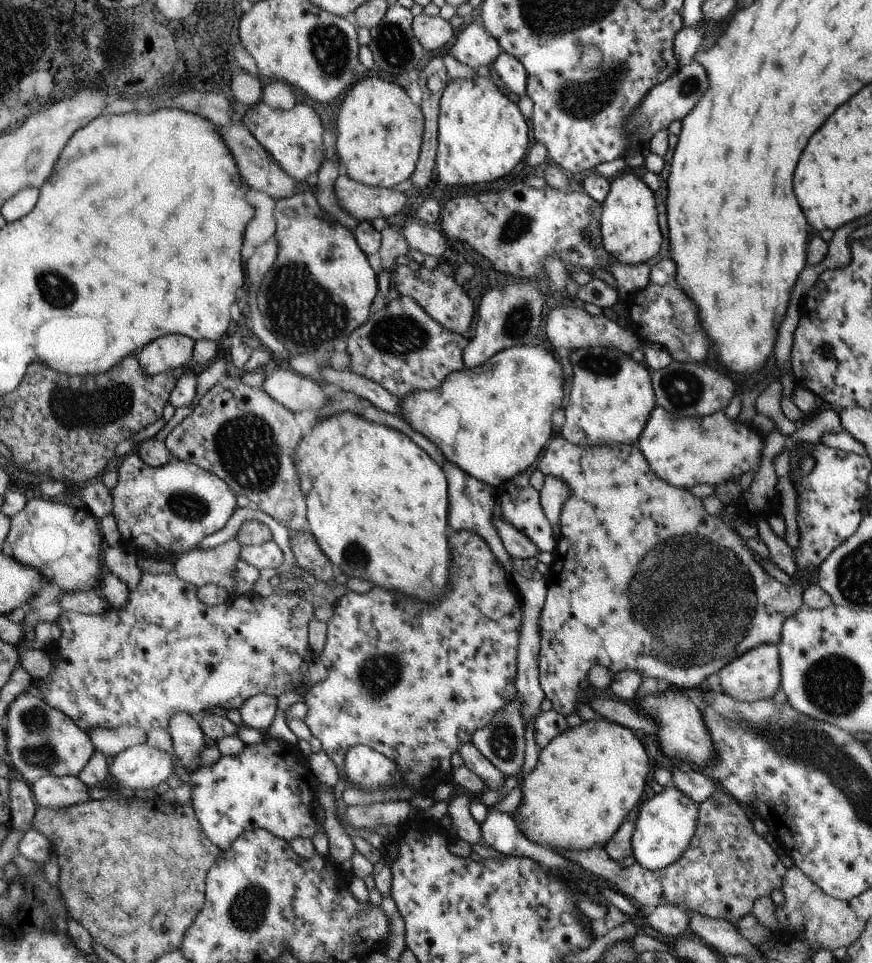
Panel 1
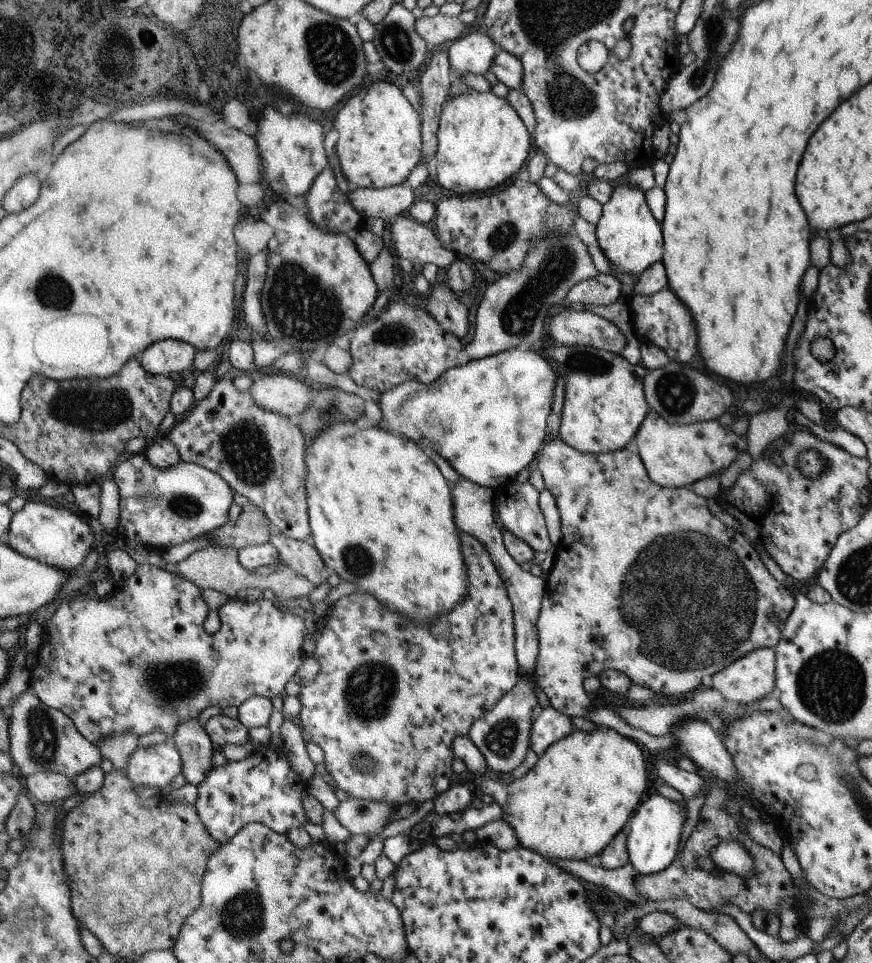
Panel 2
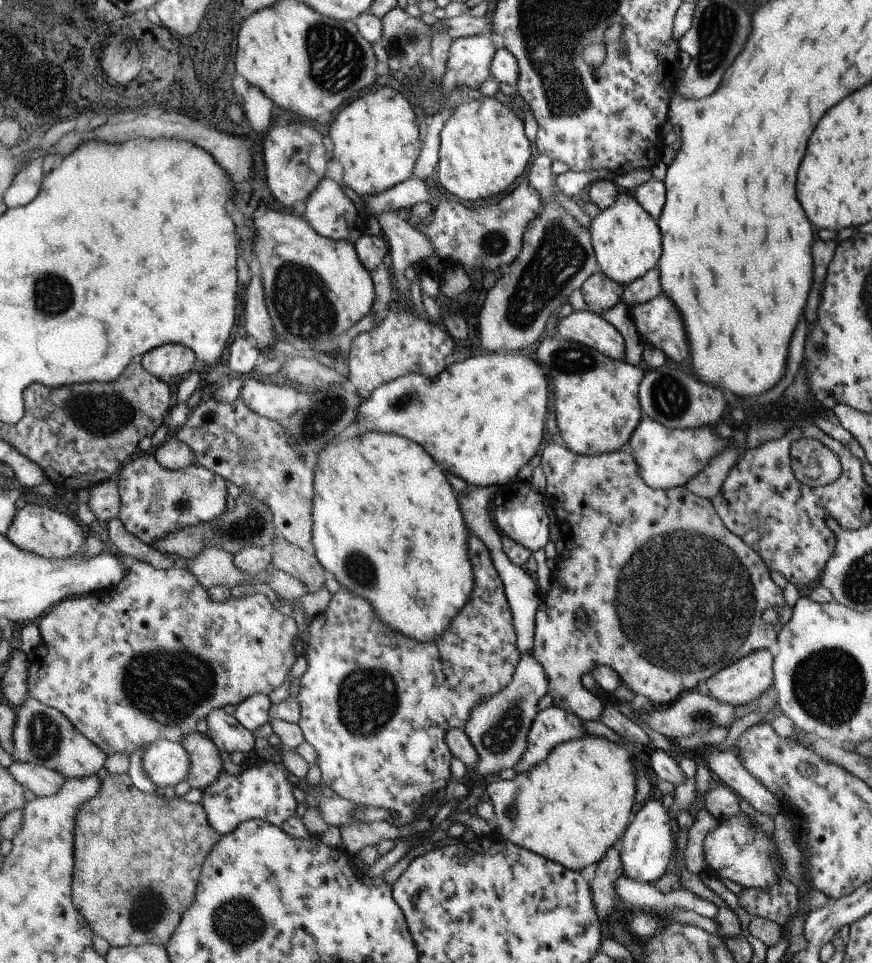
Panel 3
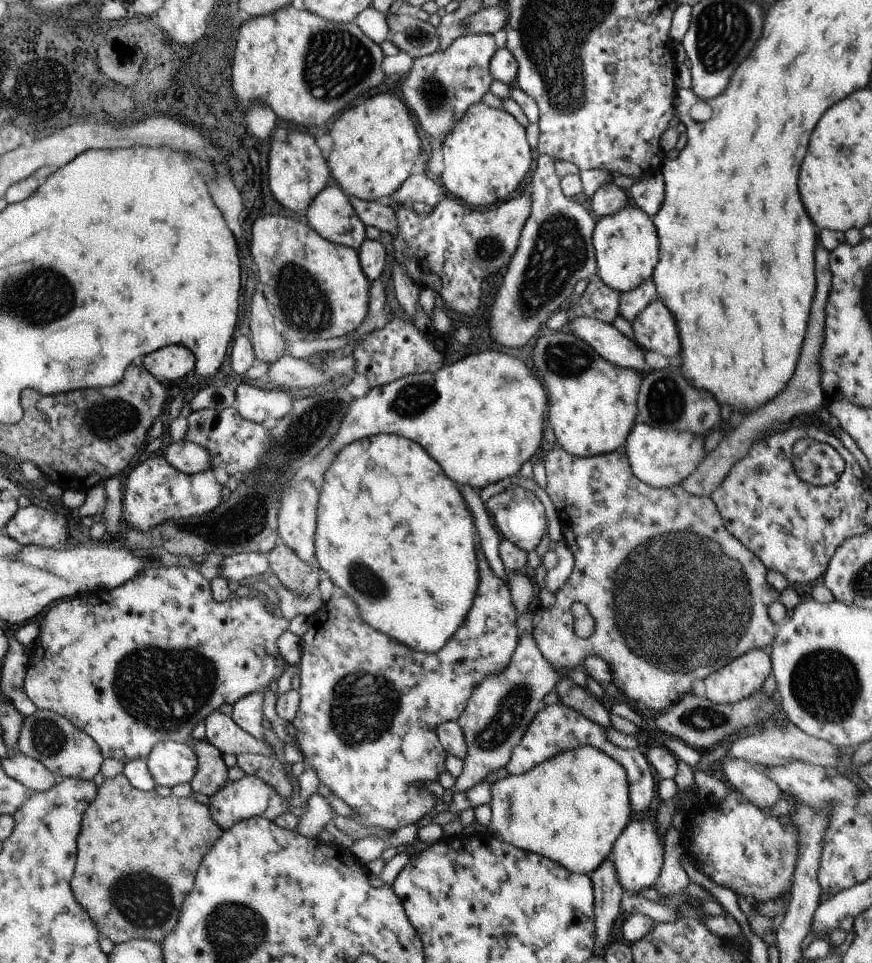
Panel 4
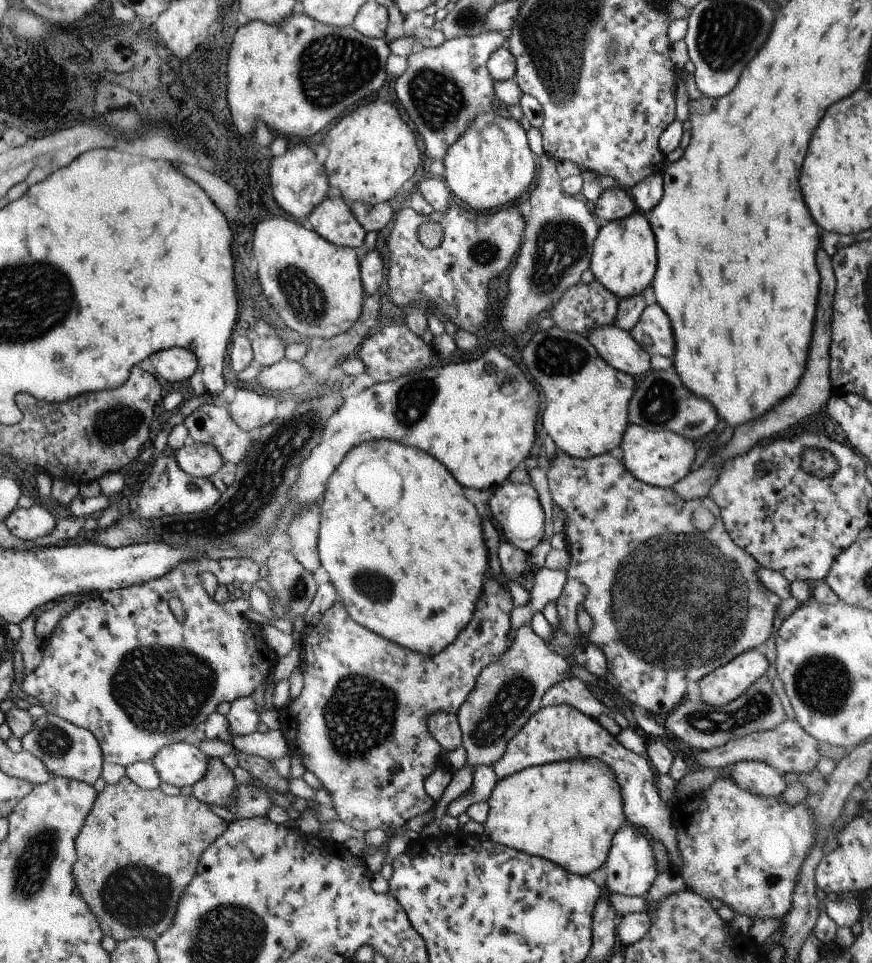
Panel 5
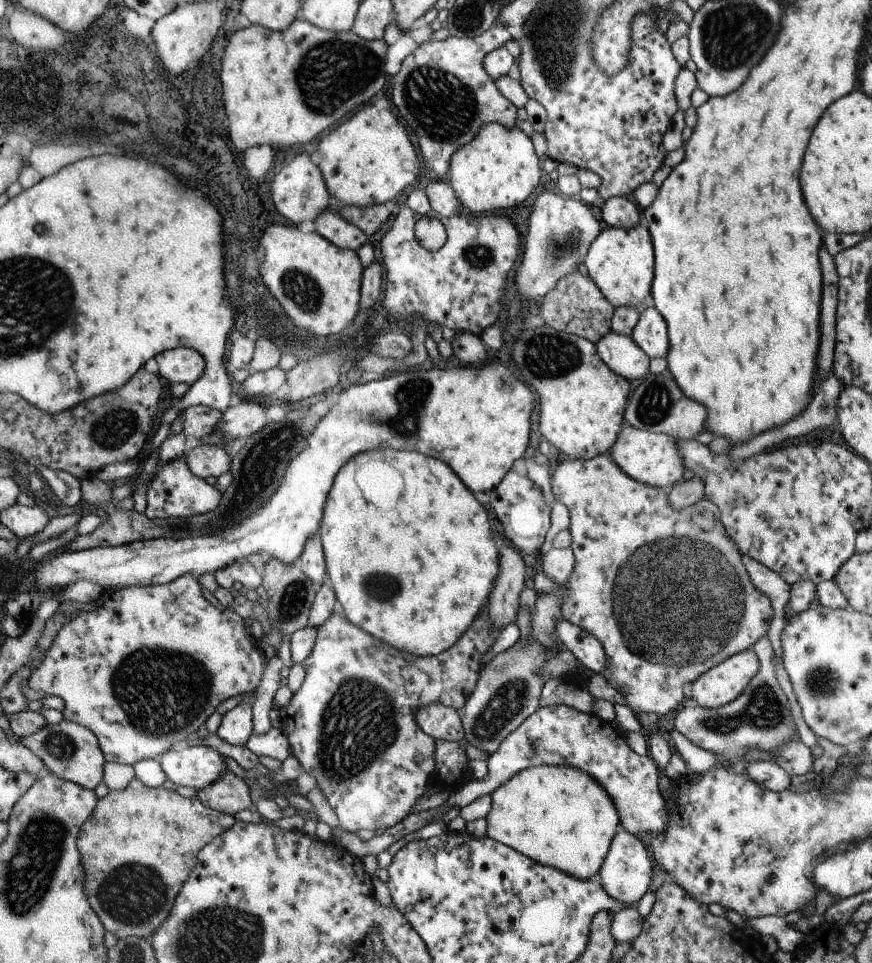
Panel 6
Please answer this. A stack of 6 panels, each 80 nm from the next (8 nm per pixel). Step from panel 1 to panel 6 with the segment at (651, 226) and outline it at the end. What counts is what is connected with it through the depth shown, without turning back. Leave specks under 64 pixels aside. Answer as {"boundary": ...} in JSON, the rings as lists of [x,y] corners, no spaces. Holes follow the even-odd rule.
{"boundary":[[[644,221],[630,230],[622,228],[604,228],[594,240],[584,261],[599,290],[606,296],[614,308],[628,306],[642,310],[644,299],[652,294],[655,277],[655,248],[651,240],[651,232],[647,230]]]}

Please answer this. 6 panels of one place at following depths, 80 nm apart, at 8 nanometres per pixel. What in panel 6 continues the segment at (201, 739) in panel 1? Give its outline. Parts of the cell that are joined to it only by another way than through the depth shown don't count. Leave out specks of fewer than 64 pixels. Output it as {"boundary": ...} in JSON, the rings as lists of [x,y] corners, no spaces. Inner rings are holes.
{"boundary":[[[231,771],[212,786],[197,790],[197,798],[204,806],[232,816],[254,806],[249,786]]]}

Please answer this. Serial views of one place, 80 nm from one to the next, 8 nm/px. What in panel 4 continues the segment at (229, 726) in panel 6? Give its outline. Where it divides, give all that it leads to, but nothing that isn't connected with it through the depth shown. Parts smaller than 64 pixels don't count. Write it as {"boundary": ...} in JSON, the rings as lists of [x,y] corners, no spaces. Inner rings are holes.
{"boundary":[[[263,691],[252,693],[233,704],[233,712],[230,716],[242,730],[261,741],[265,740],[265,728],[262,727],[262,720],[265,716],[264,703],[265,694]]]}

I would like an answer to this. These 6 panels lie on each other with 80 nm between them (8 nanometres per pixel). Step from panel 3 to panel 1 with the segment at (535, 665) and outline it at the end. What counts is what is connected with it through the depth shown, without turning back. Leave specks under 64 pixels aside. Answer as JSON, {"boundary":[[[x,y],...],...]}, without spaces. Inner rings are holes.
{"boundary":[[[515,699],[504,709],[498,711],[495,718],[484,726],[471,738],[472,744],[505,775],[521,776],[521,768],[524,765],[524,734],[526,734],[526,722],[521,717],[521,702]]]}

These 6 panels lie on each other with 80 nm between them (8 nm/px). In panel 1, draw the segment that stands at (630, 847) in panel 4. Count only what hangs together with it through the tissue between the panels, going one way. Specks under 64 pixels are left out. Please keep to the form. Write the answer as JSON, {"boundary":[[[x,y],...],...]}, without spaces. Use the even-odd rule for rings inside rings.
{"boundary":[[[670,784],[653,798],[645,799],[635,821],[631,840],[635,860],[648,870],[663,869],[678,861],[691,846],[700,822],[699,803]]]}

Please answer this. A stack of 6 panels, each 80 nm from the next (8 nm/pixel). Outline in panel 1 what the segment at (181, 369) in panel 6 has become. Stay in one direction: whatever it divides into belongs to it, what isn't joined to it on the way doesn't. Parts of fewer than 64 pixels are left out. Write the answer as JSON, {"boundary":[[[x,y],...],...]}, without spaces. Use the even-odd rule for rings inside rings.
{"boundary":[[[169,334],[149,342],[138,351],[140,366],[157,375],[192,364],[194,342],[188,335]]]}

